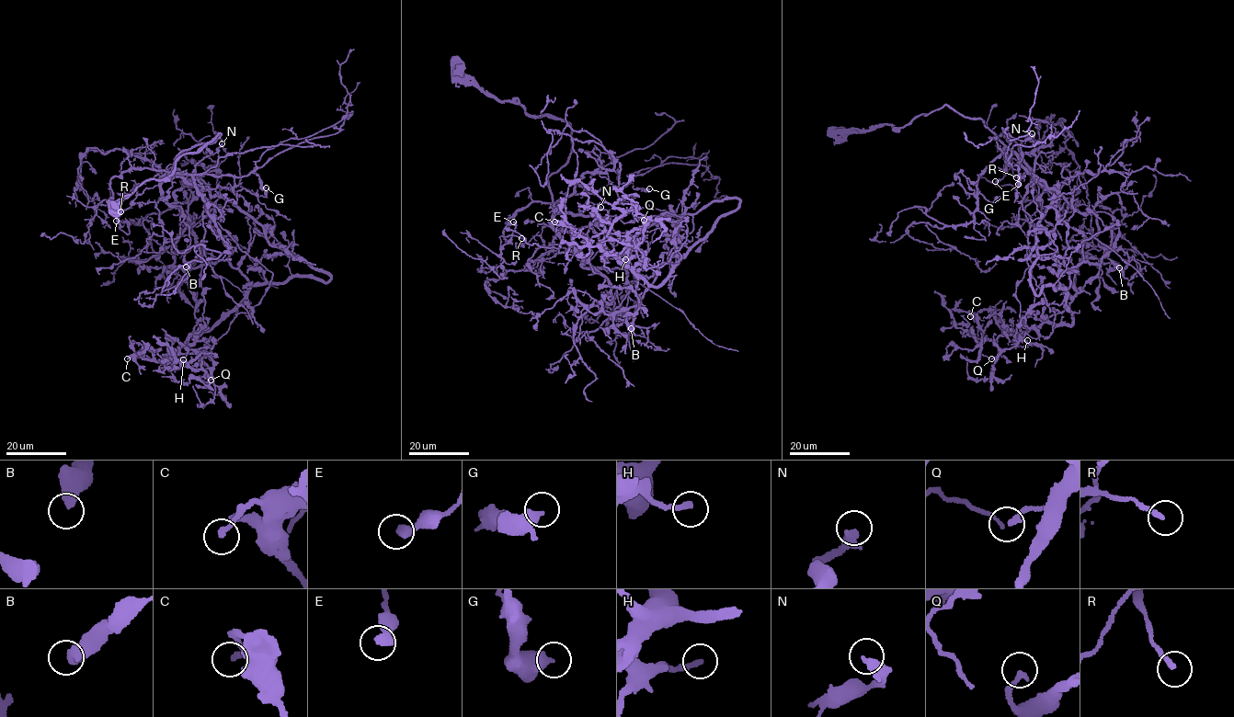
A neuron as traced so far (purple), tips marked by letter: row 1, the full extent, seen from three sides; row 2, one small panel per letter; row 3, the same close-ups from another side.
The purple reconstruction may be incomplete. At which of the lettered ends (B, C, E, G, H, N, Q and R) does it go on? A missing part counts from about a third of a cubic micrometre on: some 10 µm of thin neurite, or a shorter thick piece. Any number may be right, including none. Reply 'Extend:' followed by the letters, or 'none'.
Extend: none

